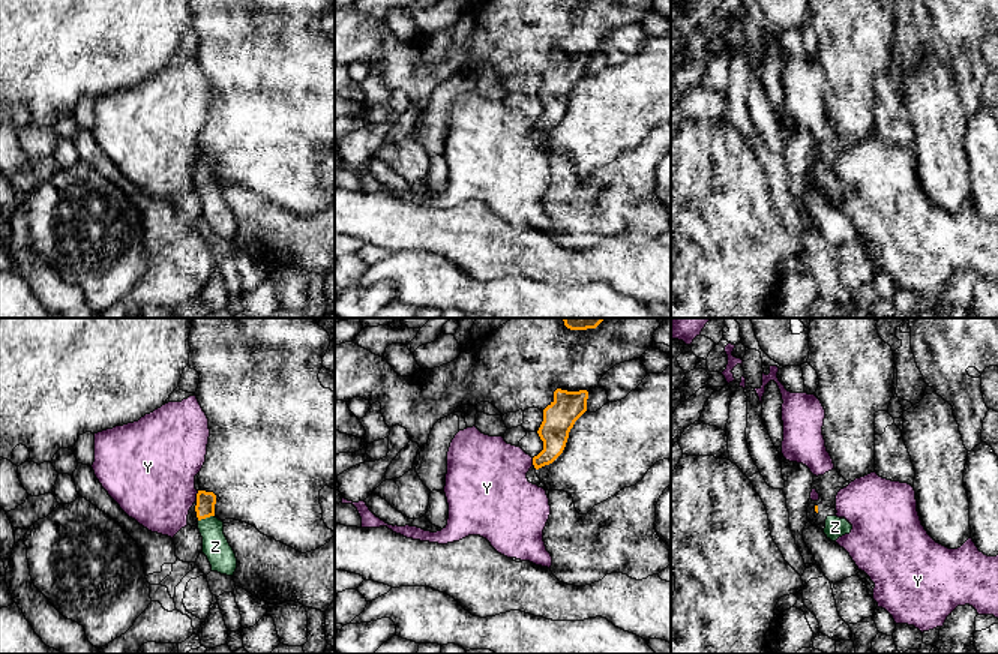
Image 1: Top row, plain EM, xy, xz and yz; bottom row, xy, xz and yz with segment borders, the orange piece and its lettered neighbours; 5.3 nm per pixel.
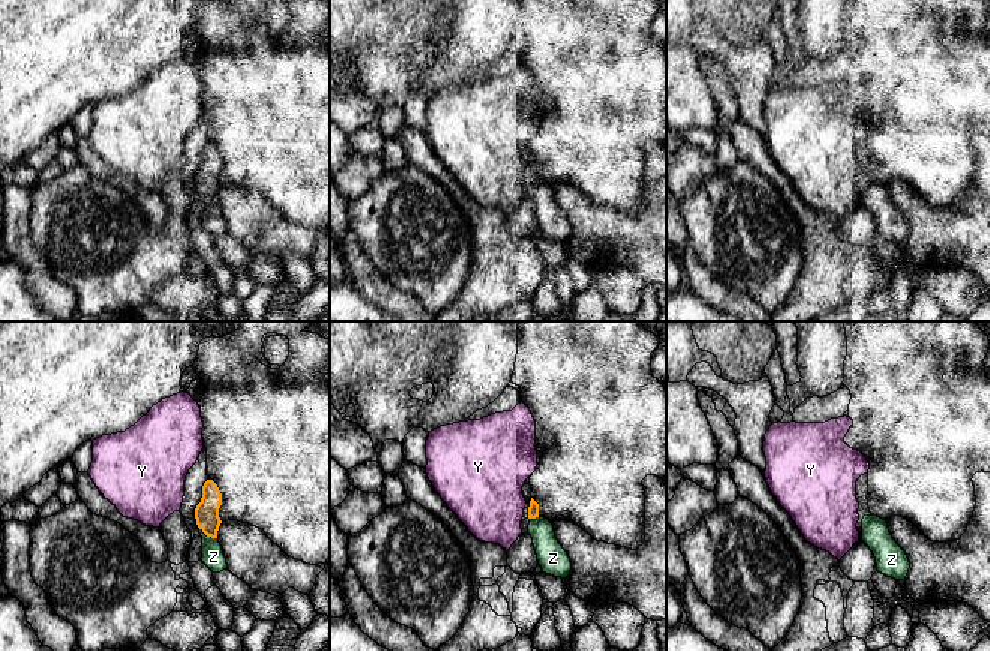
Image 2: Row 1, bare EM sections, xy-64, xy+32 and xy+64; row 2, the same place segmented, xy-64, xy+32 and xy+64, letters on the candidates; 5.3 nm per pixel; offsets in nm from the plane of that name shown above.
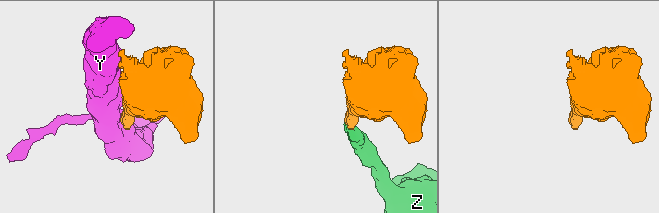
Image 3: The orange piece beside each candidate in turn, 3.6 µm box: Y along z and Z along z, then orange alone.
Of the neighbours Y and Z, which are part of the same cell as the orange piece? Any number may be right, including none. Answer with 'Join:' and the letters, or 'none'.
Join: Z

